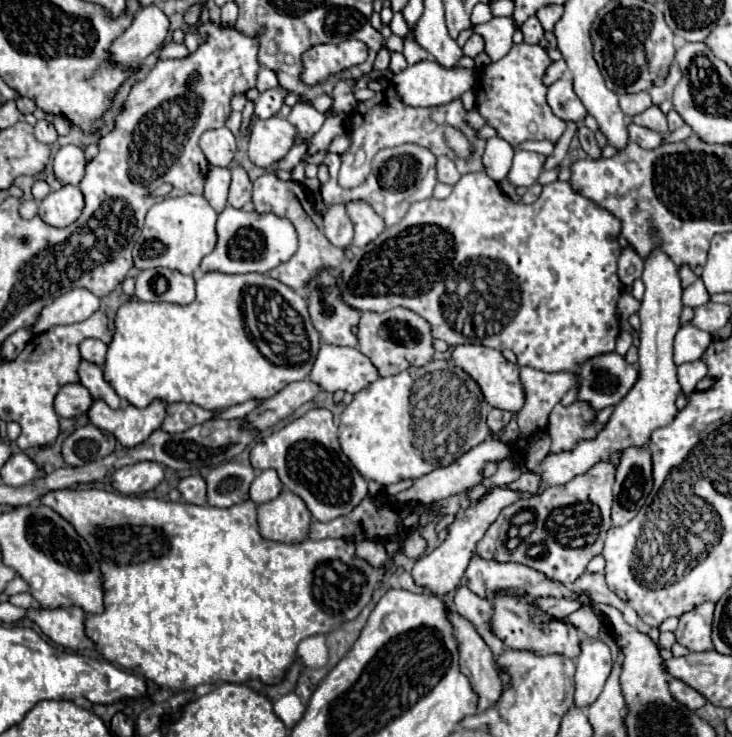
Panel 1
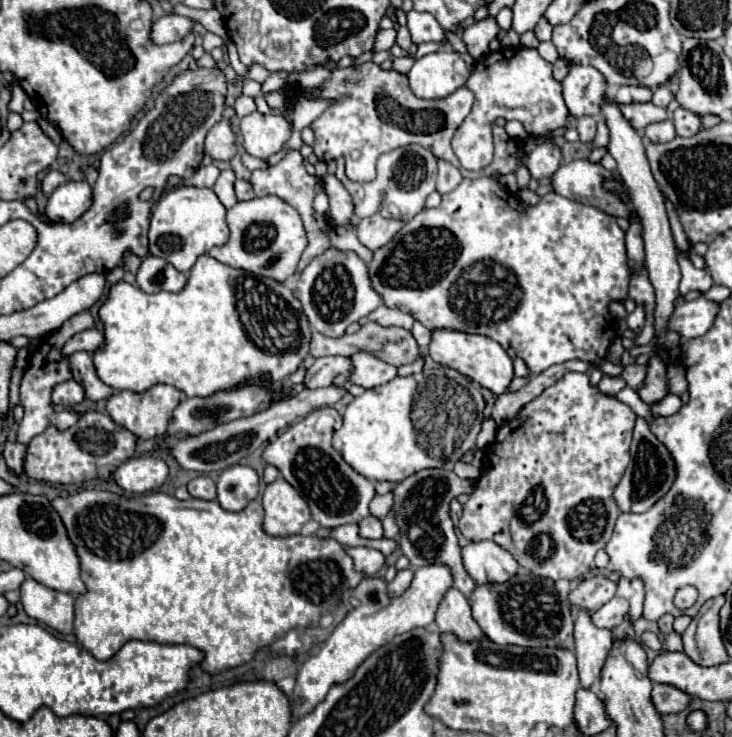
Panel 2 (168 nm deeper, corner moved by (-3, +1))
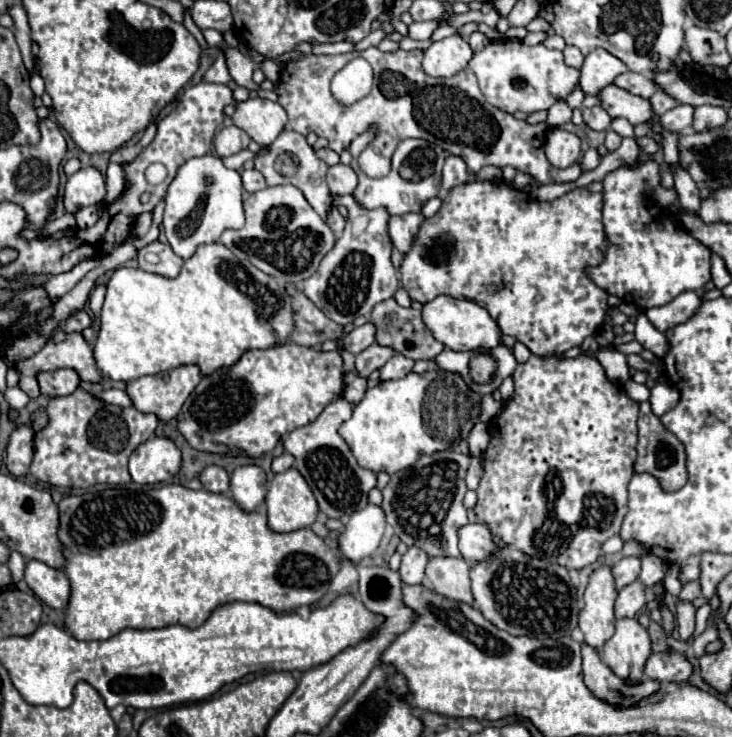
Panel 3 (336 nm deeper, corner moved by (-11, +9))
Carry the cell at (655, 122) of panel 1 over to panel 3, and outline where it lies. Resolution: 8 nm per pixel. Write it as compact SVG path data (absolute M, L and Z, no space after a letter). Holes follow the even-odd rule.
M607 85L597 93L597 99L601 101L601 107L609 113L611 119L623 117L631 125L647 123L653 117L651 103L647 99L639 99L637 95L631 95L615 85Z

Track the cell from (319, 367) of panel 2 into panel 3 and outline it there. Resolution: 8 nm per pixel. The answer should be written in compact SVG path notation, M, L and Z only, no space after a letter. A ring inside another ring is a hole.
M367 321L365 325L361 327L355 327L347 339L345 339L345 347L351 351L351 353L359 353L363 349L367 349L371 343L375 343L375 325L371 321Z

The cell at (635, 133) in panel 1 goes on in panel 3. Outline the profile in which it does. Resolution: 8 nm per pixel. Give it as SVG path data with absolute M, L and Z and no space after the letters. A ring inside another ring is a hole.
M677 105L671 111L663 113L659 117L659 123L667 129L667 131L675 131L675 133L685 133L691 129L693 125L693 111L695 107L691 105Z

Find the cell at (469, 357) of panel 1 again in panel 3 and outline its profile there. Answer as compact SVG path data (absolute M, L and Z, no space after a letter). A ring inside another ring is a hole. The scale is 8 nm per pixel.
M437 295L435 299L423 305L423 323L431 329L433 337L439 339L445 347L453 351L489 351L501 343L501 329L491 319L487 309L469 301L469 299L455 299L449 295Z

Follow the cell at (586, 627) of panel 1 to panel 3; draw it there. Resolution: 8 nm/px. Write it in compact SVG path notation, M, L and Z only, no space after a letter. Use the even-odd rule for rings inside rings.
M635 581L619 591L619 597L615 601L615 617L635 617L647 603L645 585L641 581Z

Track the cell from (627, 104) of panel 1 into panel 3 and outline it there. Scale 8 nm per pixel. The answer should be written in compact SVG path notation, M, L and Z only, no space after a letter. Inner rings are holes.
M627 71L627 73L621 73L615 81L613 81L617 87L633 93L633 95L639 95L643 99L651 99L651 95L657 91L651 75L643 75L643 73L633 73L633 71Z

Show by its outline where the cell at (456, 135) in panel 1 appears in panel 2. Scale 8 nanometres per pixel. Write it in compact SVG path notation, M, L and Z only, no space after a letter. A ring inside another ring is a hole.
M517 47L517 49L499 49L485 55L473 67L473 73L467 81L467 89L475 93L475 103L467 119L457 127L451 145L461 161L461 167L469 171L481 171L491 163L491 123L497 117L517 119L523 123L529 137L543 137L559 127L567 125L569 111L561 97L561 83L551 75L553 65L547 63L537 49Z

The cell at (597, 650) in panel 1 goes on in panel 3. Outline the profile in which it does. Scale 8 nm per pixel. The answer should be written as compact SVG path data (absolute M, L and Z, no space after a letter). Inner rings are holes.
M601 563L591 575L589 575L589 583L587 589L583 593L583 601L585 607L579 613L579 627L585 633L585 643L589 643L591 647L599 649L615 631L615 615L613 615L613 605L617 599L617 589L615 589L615 579L611 573L613 563Z

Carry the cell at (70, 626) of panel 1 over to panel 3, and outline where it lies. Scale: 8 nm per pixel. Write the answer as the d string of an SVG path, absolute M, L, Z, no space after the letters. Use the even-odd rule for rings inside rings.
M31 559L25 565L25 583L49 607L65 609L71 587L63 569L53 569L43 561Z

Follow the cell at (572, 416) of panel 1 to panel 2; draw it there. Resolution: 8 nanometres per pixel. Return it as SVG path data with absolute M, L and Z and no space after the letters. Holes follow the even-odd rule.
M567 373L555 385L545 389L537 399L533 399L529 405L525 405L513 421L507 421L497 429L495 443L485 451L489 473L477 479L475 491L469 495L469 501L463 505L459 531L463 533L463 537L467 541L495 541L497 545L507 549L519 561L521 567L525 567L527 571L531 571L535 575L549 577L553 581L557 581L557 579L569 579L569 581L579 579L587 569L591 569L595 553L599 549L603 549L607 545L607 541L611 539L611 535L613 535L615 521L619 517L619 509L617 509L617 503L613 499L613 489L615 489L615 483L623 477L623 471L625 471L625 467L629 463L629 445L631 445L635 419L637 419L637 415L631 411L631 407L617 401L615 397L603 395L597 387L591 387L589 385L589 373ZM513 517L523 517L525 521L511 523Z

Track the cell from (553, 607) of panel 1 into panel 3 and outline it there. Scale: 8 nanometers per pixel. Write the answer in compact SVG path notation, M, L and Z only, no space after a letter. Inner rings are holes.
M623 557L621 561L617 561L613 567L617 589L623 589L625 585L633 583L639 577L639 573L641 573L641 559L639 557Z

